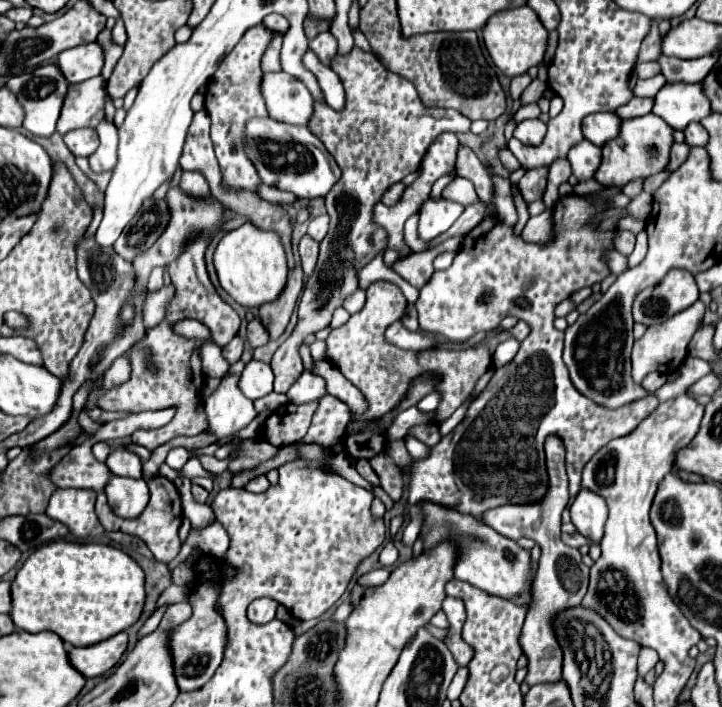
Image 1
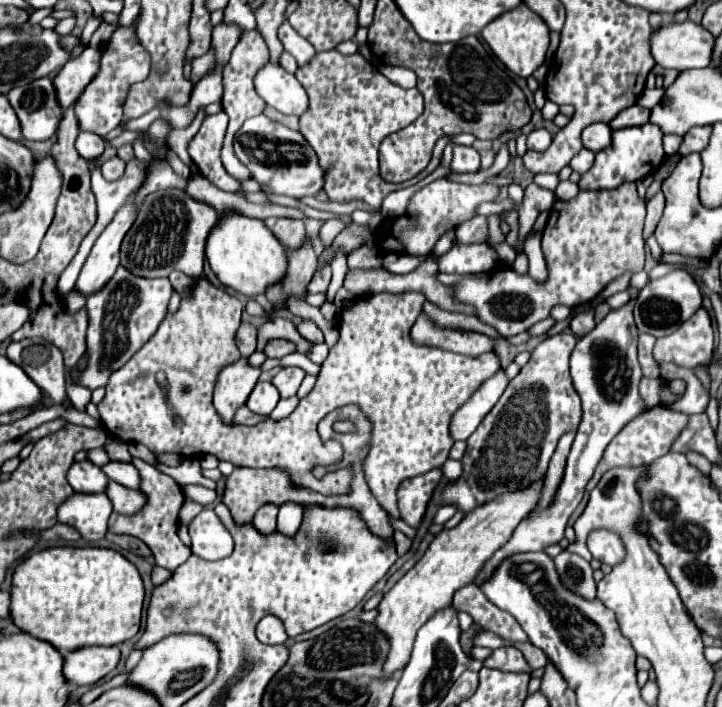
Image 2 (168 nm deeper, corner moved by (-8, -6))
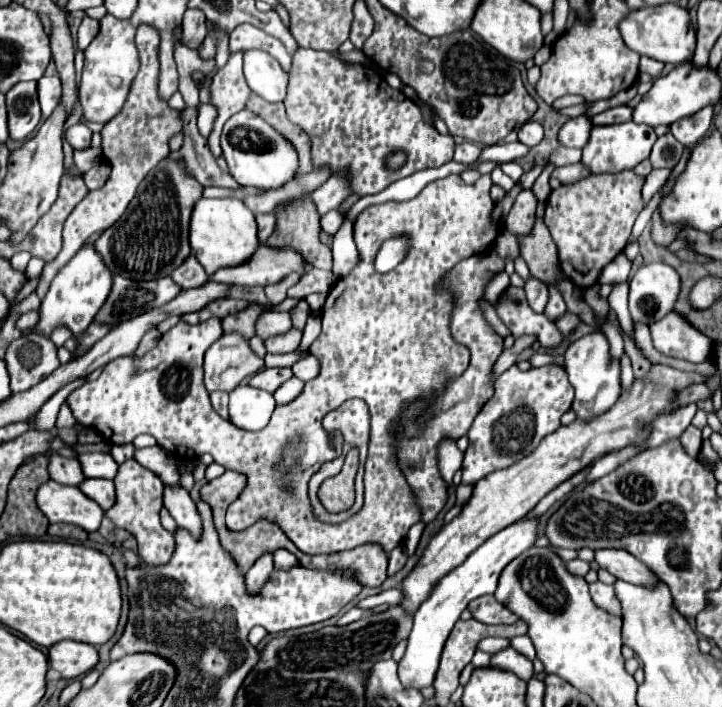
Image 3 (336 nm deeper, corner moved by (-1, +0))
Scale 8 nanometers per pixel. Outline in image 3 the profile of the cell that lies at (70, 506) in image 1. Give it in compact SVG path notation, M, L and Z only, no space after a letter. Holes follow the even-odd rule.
M55 481L41 485L37 493L37 505L51 523L71 523L83 527L87 533L99 529L103 509L81 493L79 487L67 487Z

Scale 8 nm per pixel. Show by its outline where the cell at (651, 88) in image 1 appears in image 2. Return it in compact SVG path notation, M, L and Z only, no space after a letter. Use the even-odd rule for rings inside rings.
M644 89L644 93L638 99L638 105L652 109L662 99L662 95L664 95L664 89Z

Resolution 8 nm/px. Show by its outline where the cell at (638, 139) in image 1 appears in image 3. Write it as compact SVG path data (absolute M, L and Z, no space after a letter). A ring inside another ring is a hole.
M633 121L619 123L619 125L603 125L603 127L593 127L589 145L583 149L583 159L581 163L589 169L589 173L621 173L629 171L635 165L639 165L643 159L649 157L653 143L657 141L657 135L653 127L649 125L637 125Z

